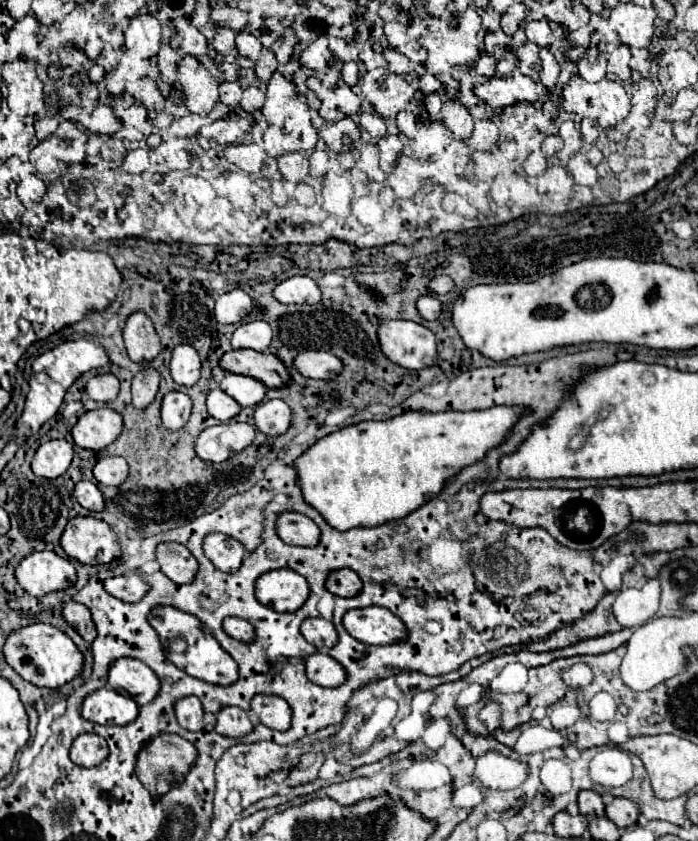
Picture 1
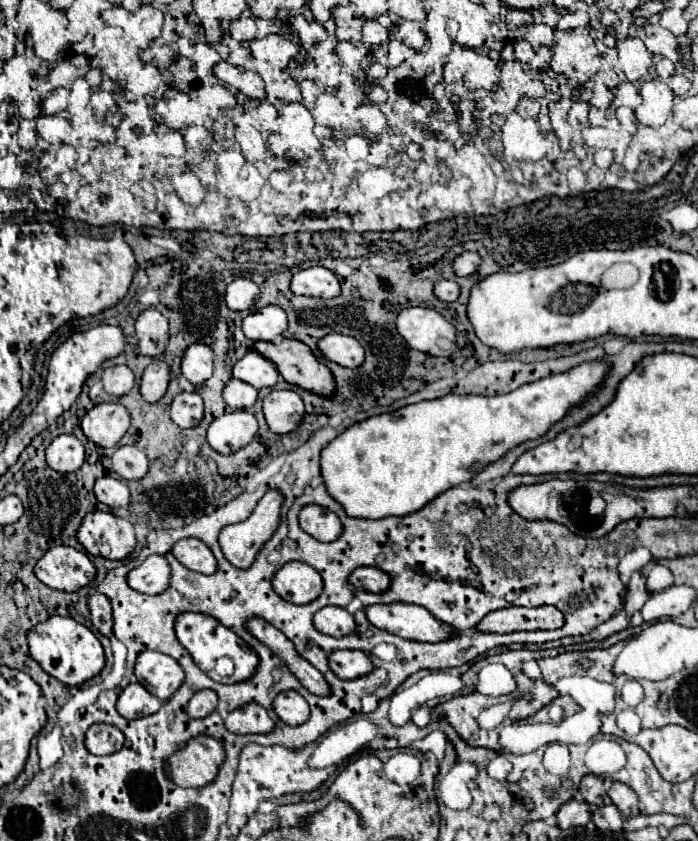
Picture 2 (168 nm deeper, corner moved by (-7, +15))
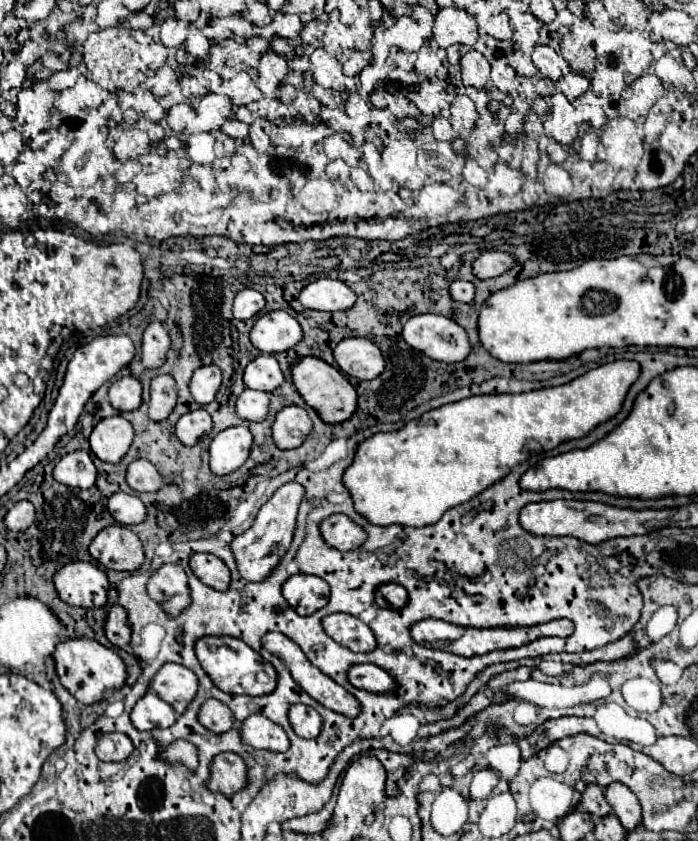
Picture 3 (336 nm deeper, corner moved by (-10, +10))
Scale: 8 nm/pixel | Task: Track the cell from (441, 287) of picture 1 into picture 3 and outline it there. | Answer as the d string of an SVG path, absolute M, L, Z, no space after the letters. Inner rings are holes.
M485 251L485 253L481 253L481 255L473 261L473 275L475 275L477 279L497 277L497 275L505 273L513 263L515 263L515 259L513 259L509 253Z

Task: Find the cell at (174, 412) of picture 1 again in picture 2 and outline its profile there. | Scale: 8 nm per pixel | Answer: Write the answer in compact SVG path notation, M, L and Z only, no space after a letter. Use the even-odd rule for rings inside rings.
M182 392L174 398L172 402L172 422L180 428L192 428L198 426L204 418L204 406L202 406L202 398L196 392Z

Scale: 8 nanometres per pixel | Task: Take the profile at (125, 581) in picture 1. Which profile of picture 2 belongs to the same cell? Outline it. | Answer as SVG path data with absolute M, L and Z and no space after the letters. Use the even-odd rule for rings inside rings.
M148 556L128 574L130 588L142 594L160 594L170 584L170 564L164 556Z

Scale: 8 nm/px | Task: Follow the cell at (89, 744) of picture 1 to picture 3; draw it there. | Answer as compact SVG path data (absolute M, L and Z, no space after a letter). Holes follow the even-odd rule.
M105 733L99 737L95 753L101 761L123 761L131 755L133 743L123 733Z

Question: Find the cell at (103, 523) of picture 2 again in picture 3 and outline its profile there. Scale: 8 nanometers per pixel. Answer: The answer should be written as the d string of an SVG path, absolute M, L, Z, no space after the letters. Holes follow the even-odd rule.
M109 525L99 531L89 545L89 553L103 567L117 571L137 571L143 563L143 545L139 537L123 525Z

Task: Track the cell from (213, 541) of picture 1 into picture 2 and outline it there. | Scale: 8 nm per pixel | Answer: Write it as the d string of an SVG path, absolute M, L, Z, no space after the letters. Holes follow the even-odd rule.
M270 490L264 494L264 498L258 502L258 506L254 508L254 512L238 524L230 524L226 528L222 528L220 532L220 548L226 556L226 560L230 564L234 564L236 568L250 568L256 554L260 552L260 548L270 540L270 536L276 532L278 524L280 524L280 508L284 502L284 494L280 490Z

